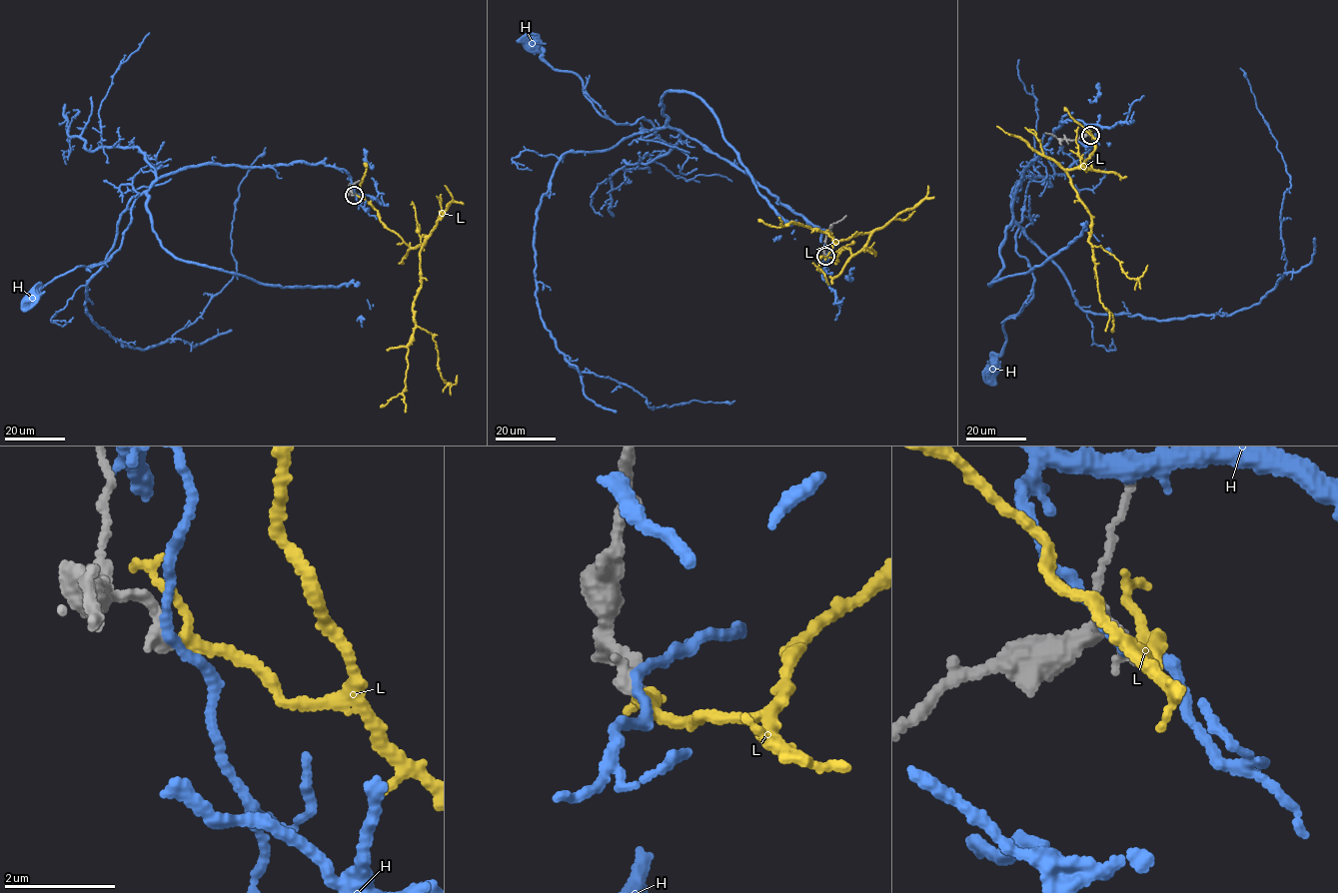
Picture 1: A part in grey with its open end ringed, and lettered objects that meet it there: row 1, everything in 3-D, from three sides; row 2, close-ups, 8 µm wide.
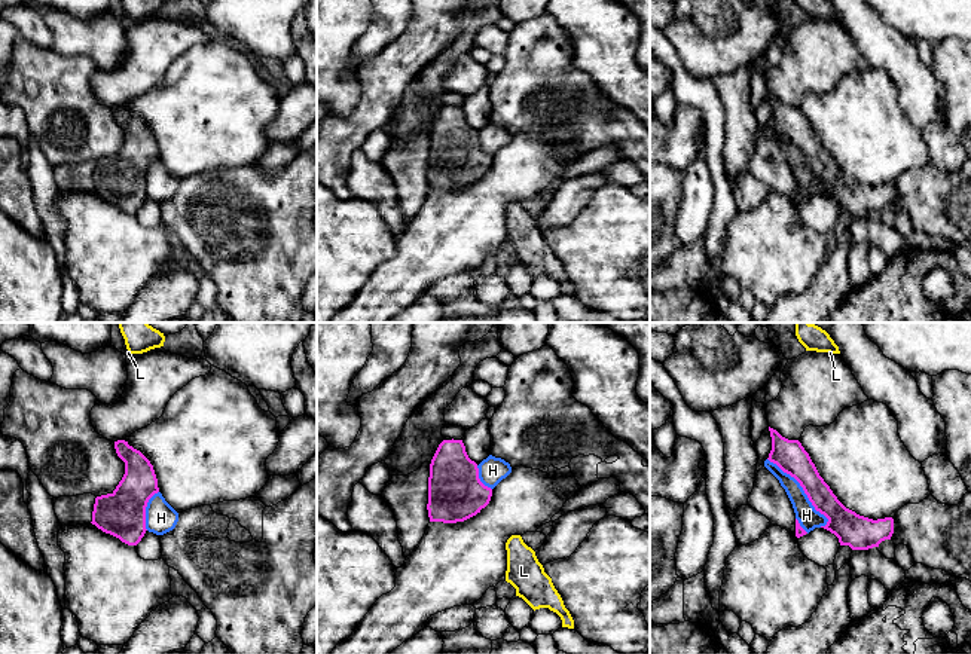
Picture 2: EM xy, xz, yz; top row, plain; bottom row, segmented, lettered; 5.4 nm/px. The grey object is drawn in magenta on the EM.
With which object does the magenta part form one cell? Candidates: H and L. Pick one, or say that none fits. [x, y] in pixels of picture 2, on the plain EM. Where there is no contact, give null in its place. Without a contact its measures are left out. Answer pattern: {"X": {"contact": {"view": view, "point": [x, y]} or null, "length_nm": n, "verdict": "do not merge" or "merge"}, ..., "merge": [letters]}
{"H": {"contact": {"view": "yz", "point": [803, 156]}, "length_nm": 480, "verdict": "do not merge"}, "L": {"contact": null, "verdict": "merge"}, "merge": ["L"]}

